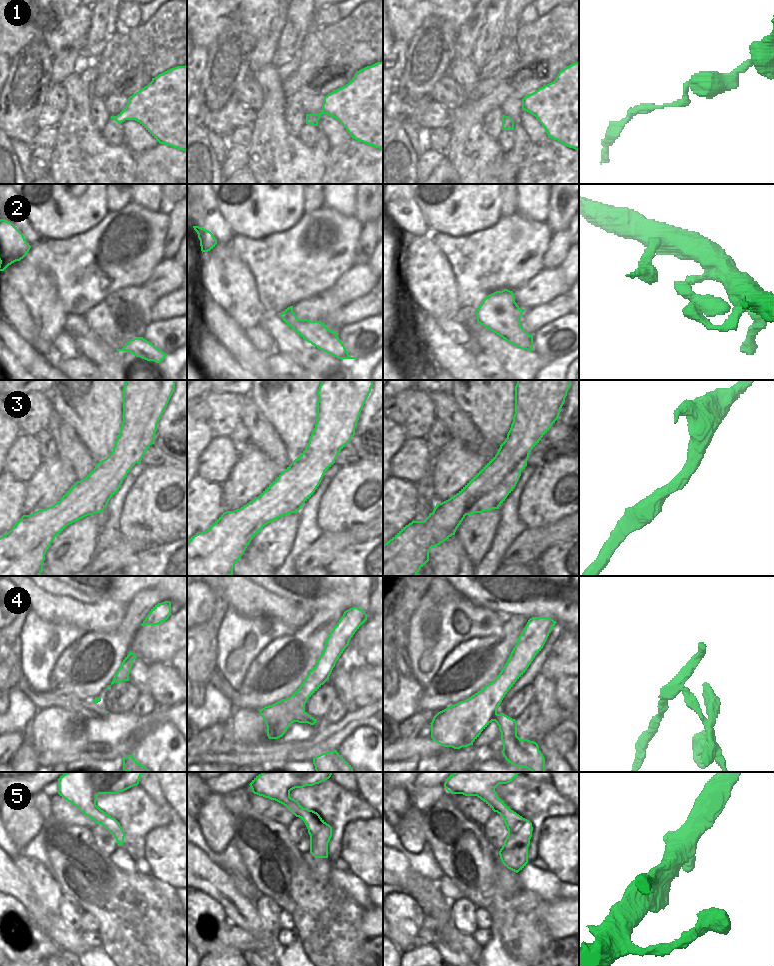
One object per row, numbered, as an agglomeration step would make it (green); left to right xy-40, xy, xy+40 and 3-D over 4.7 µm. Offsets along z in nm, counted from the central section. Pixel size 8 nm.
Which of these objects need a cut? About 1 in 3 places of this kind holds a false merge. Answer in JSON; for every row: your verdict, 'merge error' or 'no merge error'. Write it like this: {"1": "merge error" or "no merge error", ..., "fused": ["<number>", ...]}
{"1": "no merge error", "2": "no merge error", "3": "no merge error", "4": "merge error", "5": "no merge error", "fused": ["4"]}

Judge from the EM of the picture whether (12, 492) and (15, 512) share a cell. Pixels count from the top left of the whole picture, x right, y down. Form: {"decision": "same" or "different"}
{"decision": "same"}

